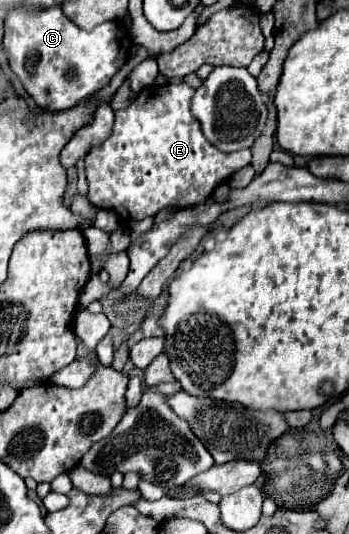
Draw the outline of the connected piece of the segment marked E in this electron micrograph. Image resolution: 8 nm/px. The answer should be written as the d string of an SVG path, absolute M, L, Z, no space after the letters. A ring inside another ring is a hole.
M185 81L169 83L169 85L165 85L165 87L149 87L149 89L141 91L129 107L115 111L115 125L113 125L113 131L111 131L109 139L105 139L103 143L95 145L95 147L87 153L87 157L85 157L85 171L87 171L87 183L89 183L89 199L91 199L91 203L93 203L95 207L115 211L115 213L125 221L125 225L127 225L129 229L133 229L133 227L135 227L137 223L141 223L143 219L155 217L161 209L185 209L185 207L193 207L193 205L197 205L197 203L205 203L205 199L209 199L209 197L213 195L215 187L219 187L219 185L225 183L235 171L239 171L241 167L245 167L245 165L251 163L251 149L241 149L241 151L237 151L237 153L223 153L223 151L219 151L217 147L213 147L213 145L203 137L203 131L201 131L201 127L199 127L199 121L197 121L197 119L193 117L193 113L191 113L191 99L193 99L193 95L195 95L195 89L193 89L191 85L187 85Z

